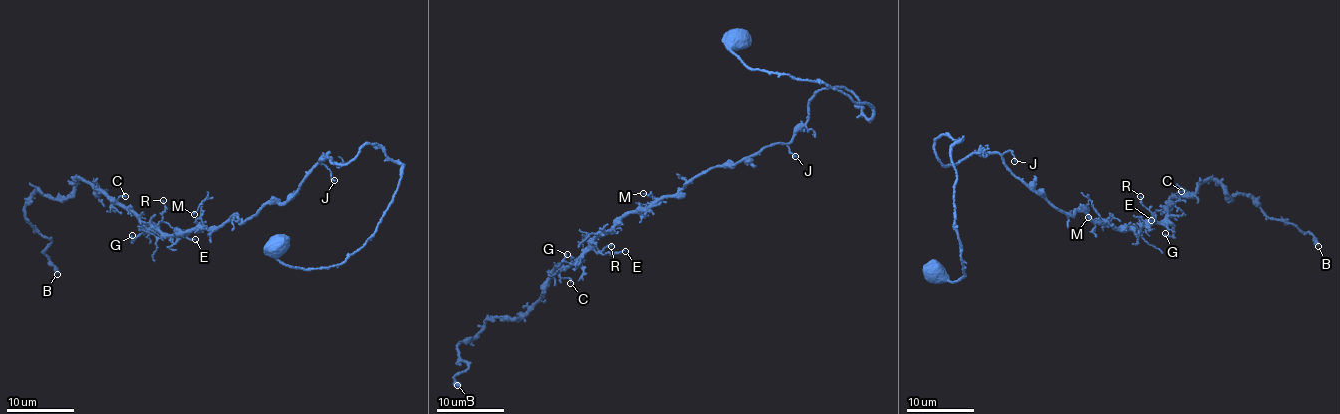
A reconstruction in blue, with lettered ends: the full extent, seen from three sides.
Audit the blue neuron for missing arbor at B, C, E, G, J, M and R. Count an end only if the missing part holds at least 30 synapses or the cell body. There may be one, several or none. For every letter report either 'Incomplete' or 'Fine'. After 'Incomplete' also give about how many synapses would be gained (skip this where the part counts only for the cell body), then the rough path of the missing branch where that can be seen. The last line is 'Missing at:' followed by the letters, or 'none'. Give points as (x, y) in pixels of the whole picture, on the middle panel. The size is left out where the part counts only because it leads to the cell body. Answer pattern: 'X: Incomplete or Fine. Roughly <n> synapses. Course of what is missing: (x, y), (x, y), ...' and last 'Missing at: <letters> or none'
B: Fine
C: Fine
E: Fine
G: Fine
J: Fine
M: Fine
R: Fine
Missing at: none

